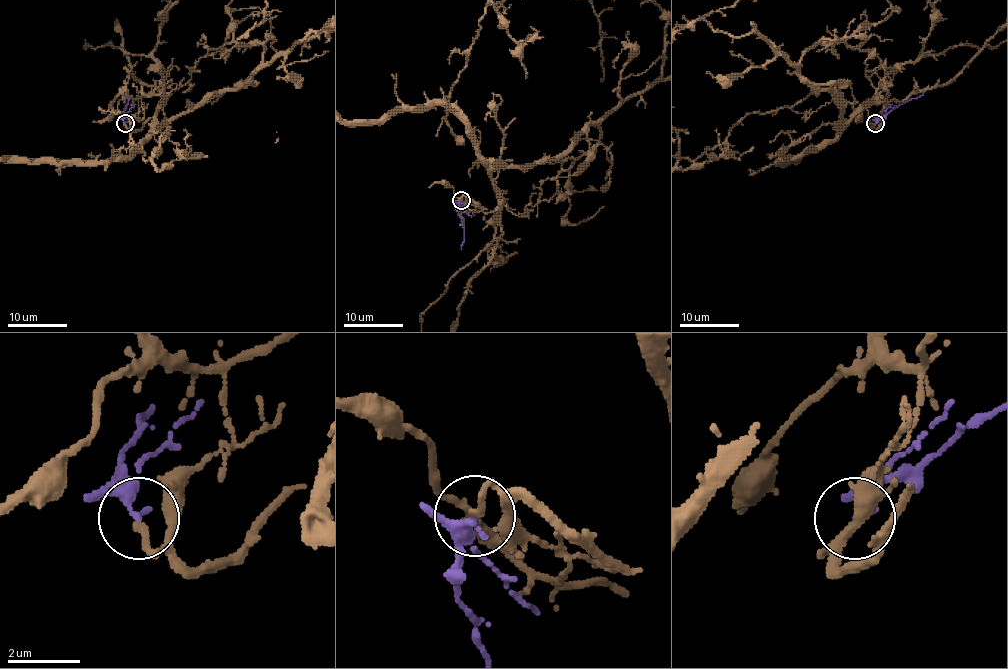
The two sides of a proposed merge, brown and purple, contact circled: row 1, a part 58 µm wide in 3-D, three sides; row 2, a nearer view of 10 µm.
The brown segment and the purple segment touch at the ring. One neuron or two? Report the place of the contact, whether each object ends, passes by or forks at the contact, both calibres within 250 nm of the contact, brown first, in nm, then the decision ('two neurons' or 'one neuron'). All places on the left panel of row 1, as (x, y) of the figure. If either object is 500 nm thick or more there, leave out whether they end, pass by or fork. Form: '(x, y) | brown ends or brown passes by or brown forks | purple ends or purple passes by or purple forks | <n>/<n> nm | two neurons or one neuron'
(125, 123) | brown ends | purple ends | 170/280 nm | two neurons

